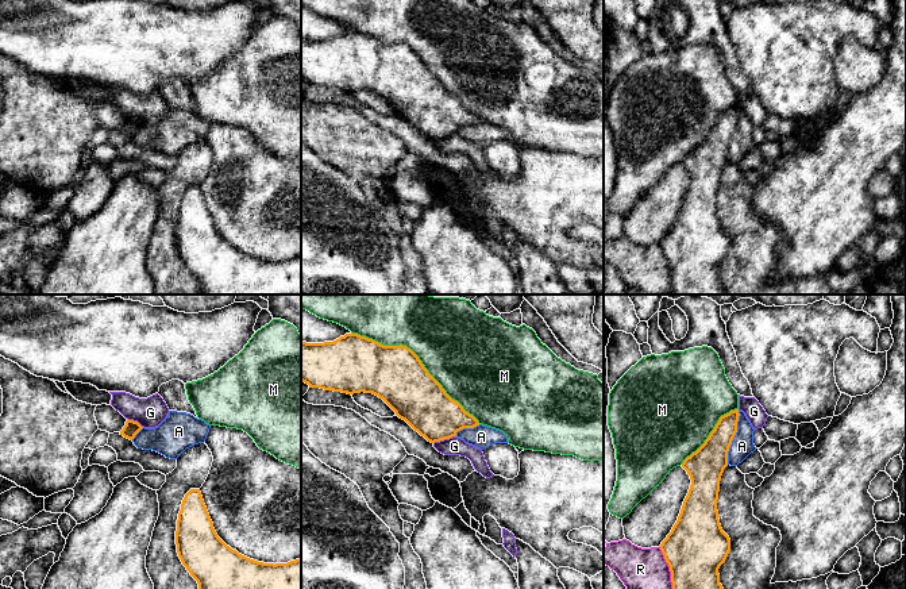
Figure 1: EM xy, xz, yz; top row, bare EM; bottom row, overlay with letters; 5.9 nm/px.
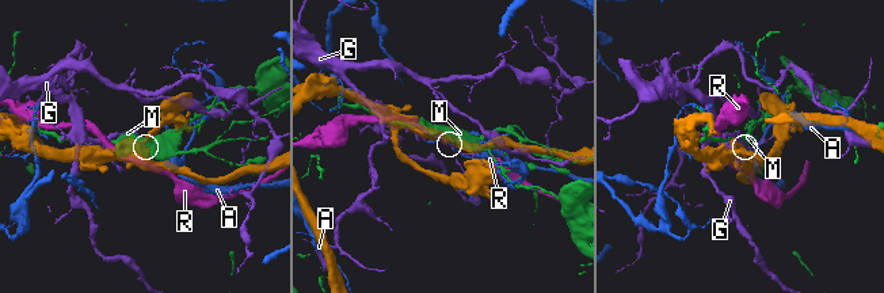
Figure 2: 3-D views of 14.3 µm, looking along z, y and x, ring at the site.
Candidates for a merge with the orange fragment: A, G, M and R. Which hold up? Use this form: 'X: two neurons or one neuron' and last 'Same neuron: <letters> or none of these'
A: two neurons
G: two neurons
M: two neurons
R: two neurons
Same neuron: none of these

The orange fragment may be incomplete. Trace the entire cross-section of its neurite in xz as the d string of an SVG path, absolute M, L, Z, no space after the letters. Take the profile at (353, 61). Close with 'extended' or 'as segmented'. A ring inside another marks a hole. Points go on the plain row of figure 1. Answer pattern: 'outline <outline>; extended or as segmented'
outline M352 30L334 39L301 39L301 78L347 92L373 91L431 140L479 123L402 42L383 43Z; as segmented

